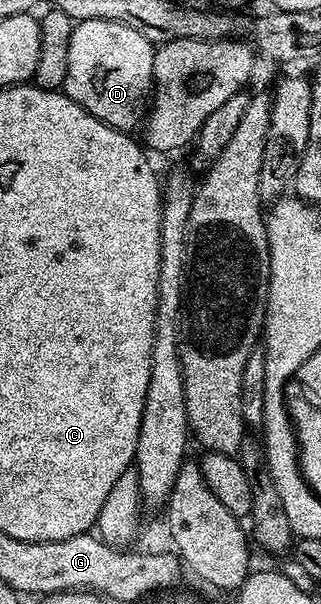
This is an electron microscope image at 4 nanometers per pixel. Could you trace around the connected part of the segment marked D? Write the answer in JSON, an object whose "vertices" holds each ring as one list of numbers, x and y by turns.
{"vertices":[[90,19,76,22,70,36,70,57,62,90,90,116,102,120,115,130,132,132,145,121,146,111,154,93,154,60,156,50,152,42,132,27,114,20]]}

